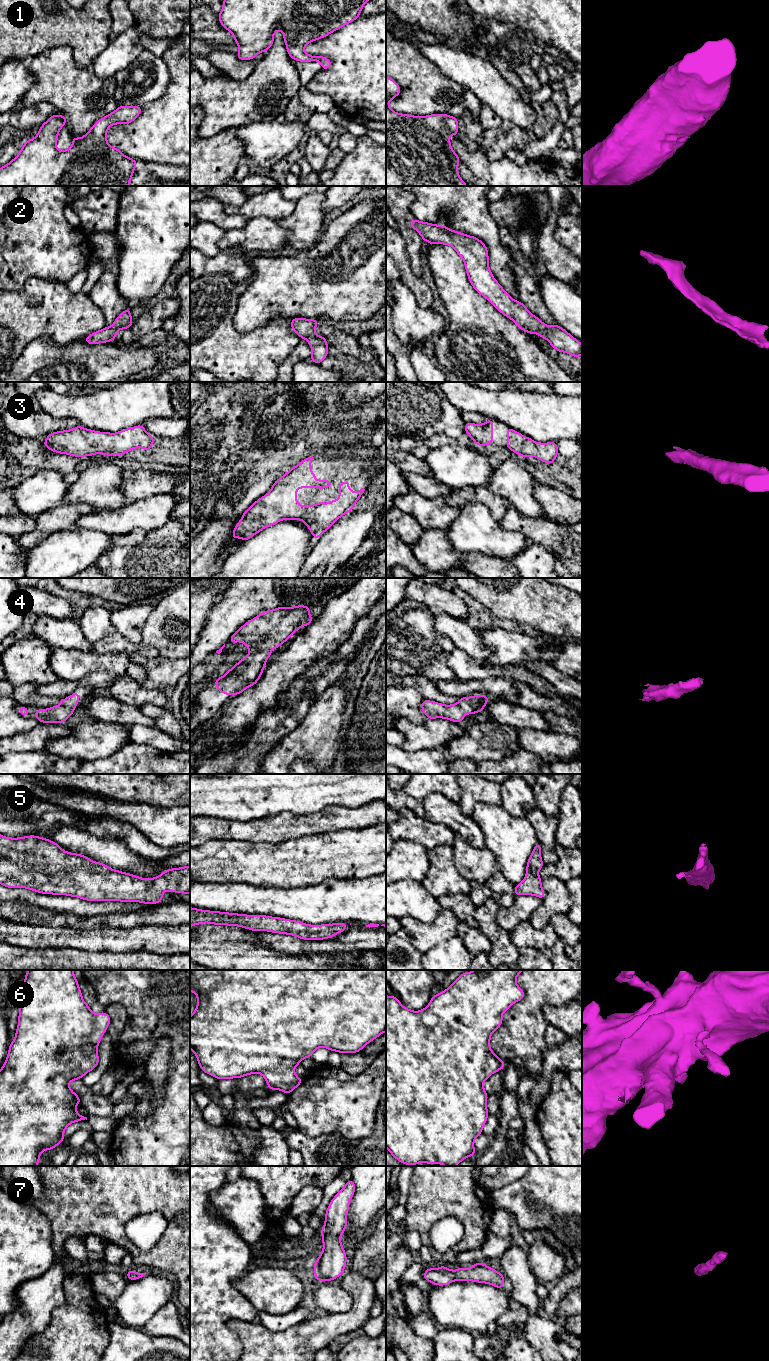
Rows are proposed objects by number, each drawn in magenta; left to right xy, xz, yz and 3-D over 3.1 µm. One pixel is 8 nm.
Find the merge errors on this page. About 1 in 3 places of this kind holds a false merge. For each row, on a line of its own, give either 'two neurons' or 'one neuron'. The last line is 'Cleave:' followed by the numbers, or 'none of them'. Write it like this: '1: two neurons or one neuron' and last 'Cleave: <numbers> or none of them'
1: one neuron
2: one neuron
3: one neuron
4: one neuron
5: one neuron
6: one neuron
7: one neuron
Cleave: none of them

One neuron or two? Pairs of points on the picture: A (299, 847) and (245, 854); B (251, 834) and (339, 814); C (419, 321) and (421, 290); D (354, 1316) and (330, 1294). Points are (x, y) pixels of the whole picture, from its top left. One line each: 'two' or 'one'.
A: one
B: one
C: two
D: two

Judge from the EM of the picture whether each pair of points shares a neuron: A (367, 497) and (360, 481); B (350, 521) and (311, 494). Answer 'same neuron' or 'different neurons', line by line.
A: different neurons
B: different neurons

